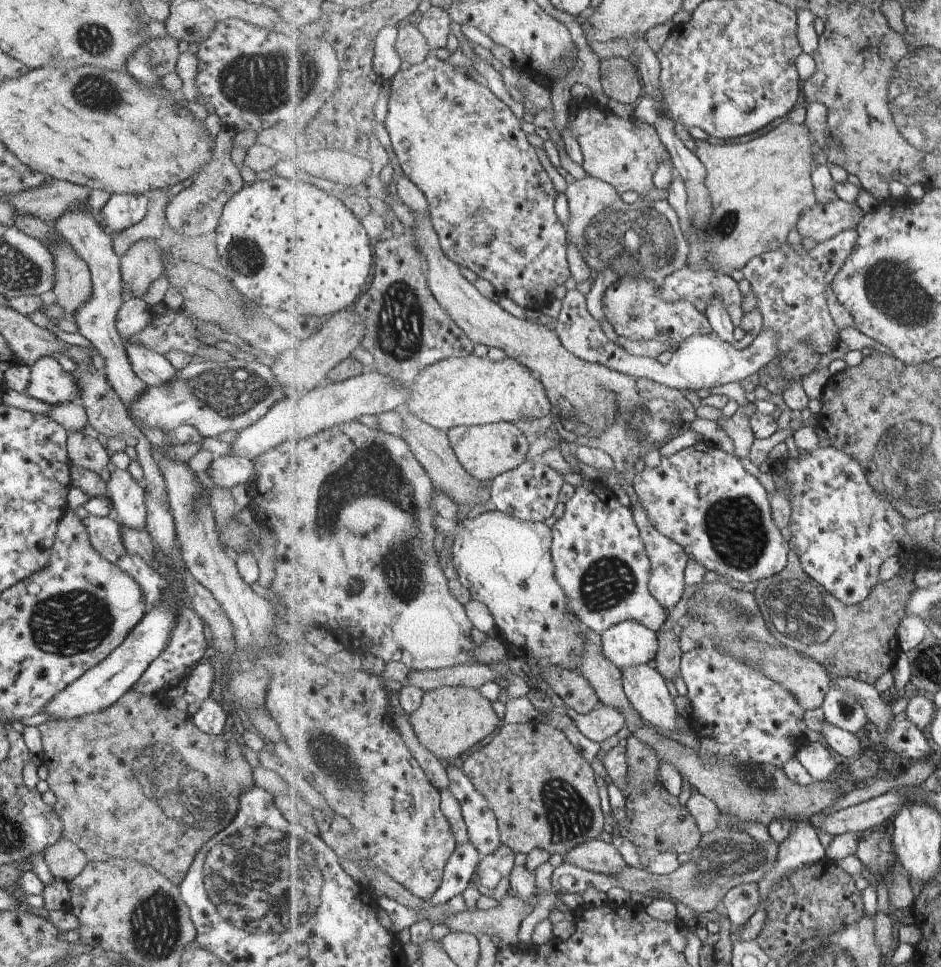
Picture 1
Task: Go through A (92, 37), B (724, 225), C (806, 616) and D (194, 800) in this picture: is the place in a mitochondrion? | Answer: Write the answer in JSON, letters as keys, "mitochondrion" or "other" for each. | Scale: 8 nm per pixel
{"A":"mitochondrion","B":"mitochondrion","C":"mitochondrion","D":"mitochondrion"}

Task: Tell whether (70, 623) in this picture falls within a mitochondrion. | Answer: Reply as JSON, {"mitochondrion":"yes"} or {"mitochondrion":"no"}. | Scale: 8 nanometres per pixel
{"mitochondrion":"yes"}

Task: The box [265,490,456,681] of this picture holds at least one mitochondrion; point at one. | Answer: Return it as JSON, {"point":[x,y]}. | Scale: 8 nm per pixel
{"point":[331,503]}

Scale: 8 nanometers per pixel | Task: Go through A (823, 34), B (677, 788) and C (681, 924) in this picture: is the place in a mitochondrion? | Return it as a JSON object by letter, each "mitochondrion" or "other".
{"A":"other","B":"other","C":"other"}

